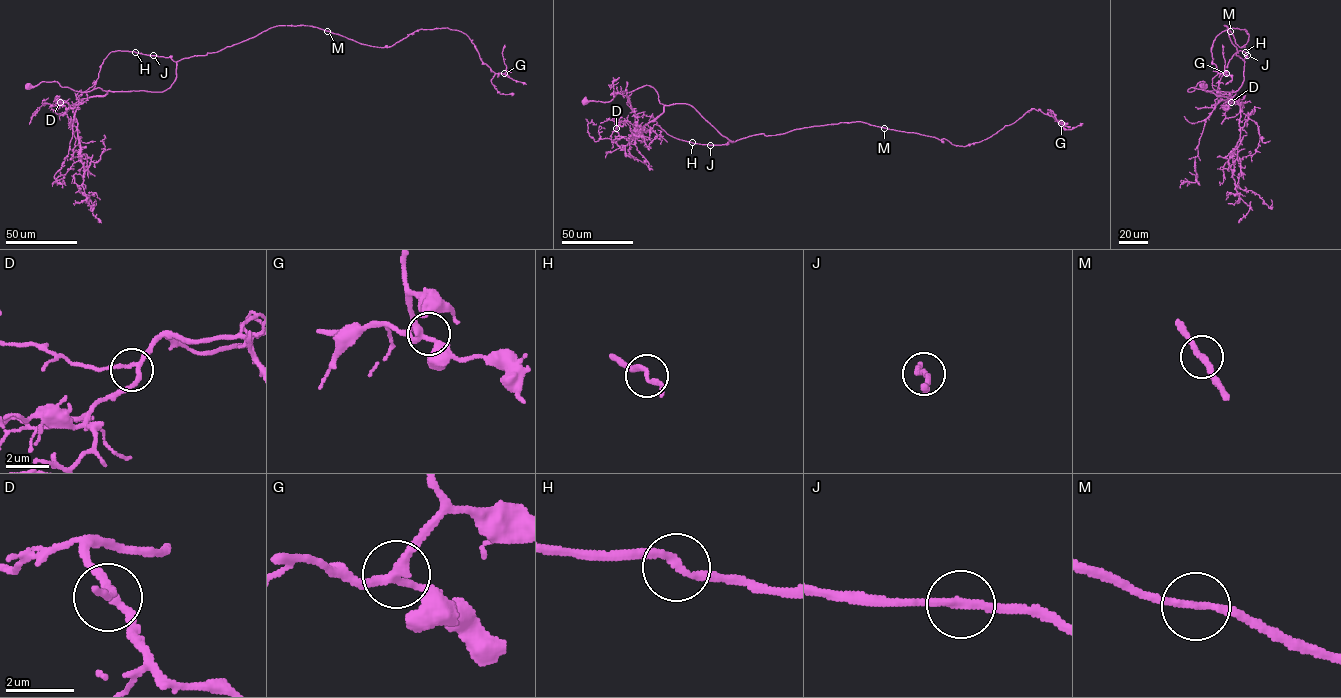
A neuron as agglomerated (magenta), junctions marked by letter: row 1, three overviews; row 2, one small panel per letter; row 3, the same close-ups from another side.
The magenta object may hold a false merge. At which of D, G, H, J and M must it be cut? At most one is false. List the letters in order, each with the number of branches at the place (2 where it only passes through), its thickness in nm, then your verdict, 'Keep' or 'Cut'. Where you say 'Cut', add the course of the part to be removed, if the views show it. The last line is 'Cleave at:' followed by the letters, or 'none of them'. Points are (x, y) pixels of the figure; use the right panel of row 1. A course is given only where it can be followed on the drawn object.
D: Branches: 3. Thickness 180 nm. Keep
G: Branches: 3. Thickness 240 nm. Keep
H: Branches: 2. Thickness 190 nm. Keep
J: Branches: 2. Thickness 200 nm. Keep
M: Branches: 2. Thickness 200 nm. Keep
Cleave at: none of them

